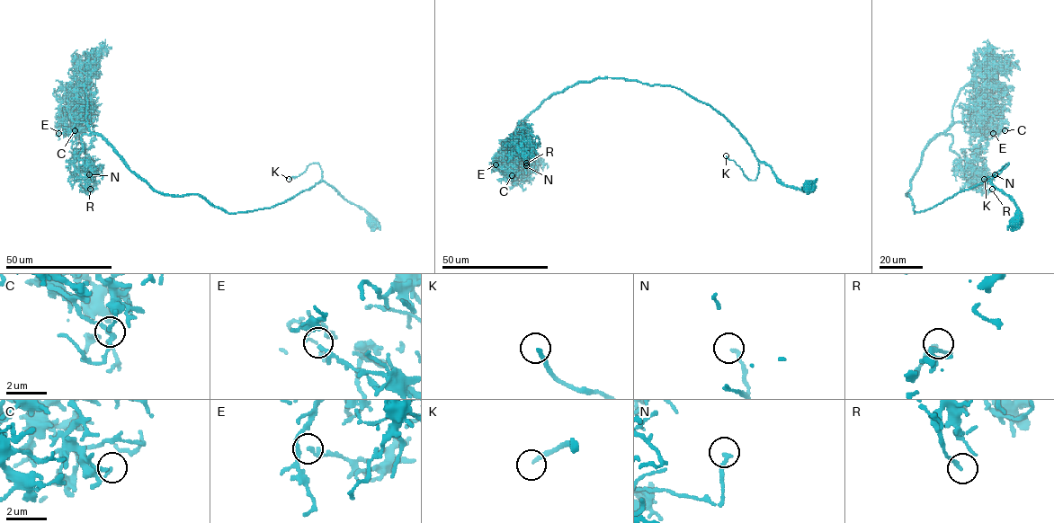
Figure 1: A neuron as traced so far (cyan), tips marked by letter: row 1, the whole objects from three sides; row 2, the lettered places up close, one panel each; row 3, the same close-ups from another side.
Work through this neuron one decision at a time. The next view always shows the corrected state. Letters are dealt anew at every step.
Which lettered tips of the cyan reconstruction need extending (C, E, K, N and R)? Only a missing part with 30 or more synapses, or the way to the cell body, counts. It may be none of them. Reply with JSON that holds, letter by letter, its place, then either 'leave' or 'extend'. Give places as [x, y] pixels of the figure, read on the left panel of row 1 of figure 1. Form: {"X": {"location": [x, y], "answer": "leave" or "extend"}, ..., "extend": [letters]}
{"C": {"location": [75, 130], "answer": "leave"}, "E": {"location": [58, 133], "answer": "leave"}, "K": {"location": [289, 179], "answer": "extend"}, "N": {"location": [89, 174], "answer": "leave"}, "R": {"location": [90, 189], "answer": "leave"}, "extend": ["K"]}

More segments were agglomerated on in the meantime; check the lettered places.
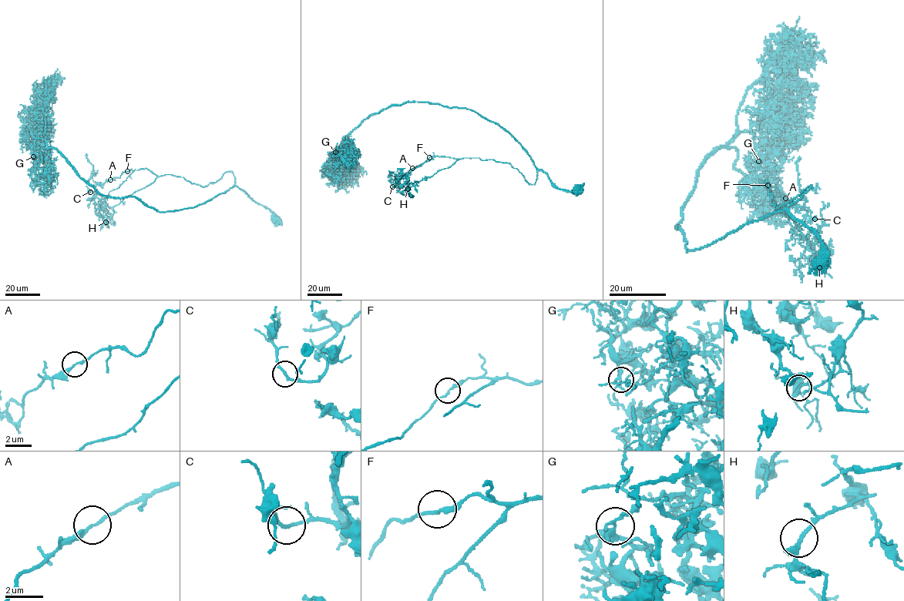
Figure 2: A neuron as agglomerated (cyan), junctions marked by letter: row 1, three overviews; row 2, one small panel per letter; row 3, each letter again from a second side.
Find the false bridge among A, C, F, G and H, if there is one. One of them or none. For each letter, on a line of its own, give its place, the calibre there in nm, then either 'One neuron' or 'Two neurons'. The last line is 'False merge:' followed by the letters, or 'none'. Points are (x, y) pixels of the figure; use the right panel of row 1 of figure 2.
A: Place: (785, 198). Thickness 170 nm. One neuron
C: Place: (814, 219). Thickness 160 nm. One neuron
F: Place: (767, 185). Thickness 200 nm. One neuron
G: Place: (758, 161). Thickness 220 nm. One neuron
H: Place: (819, 267). Thickness 240 nm. One neuron
False merge: none

